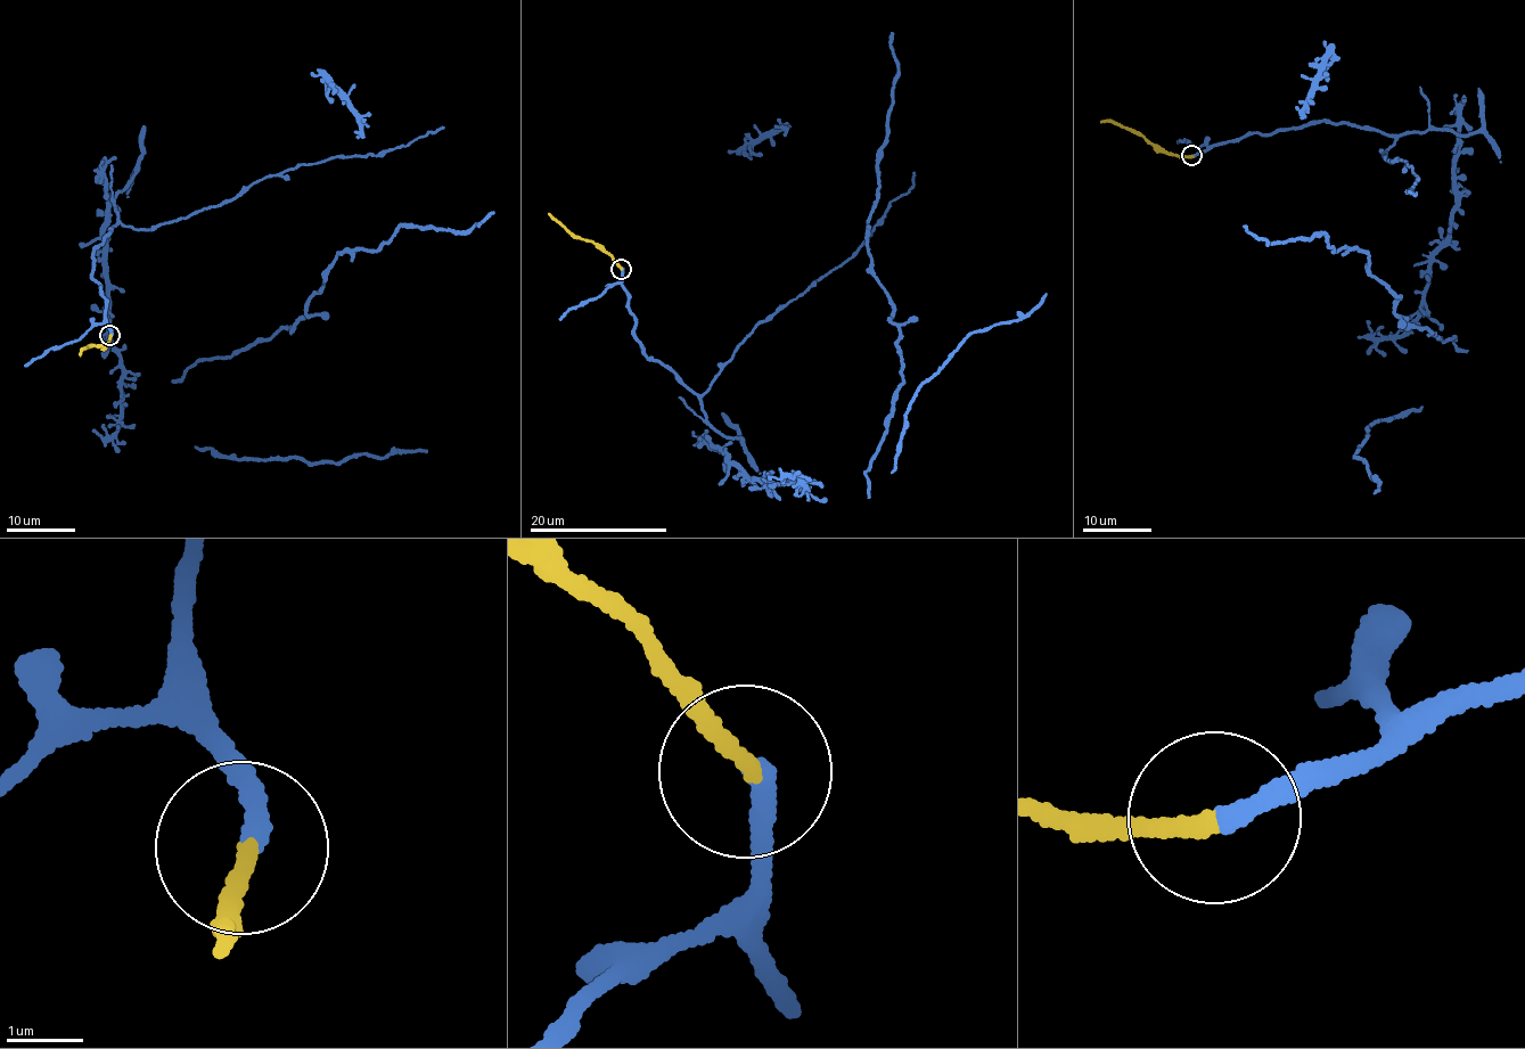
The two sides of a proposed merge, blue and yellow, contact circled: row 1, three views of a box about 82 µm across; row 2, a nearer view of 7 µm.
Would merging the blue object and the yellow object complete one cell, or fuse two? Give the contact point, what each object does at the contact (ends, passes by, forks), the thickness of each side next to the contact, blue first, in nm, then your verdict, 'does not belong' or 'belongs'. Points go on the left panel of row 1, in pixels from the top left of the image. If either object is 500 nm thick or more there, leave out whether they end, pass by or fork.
place (109, 335); blue ends; yellow ends; calibres 260 and 220 nm; belongs

